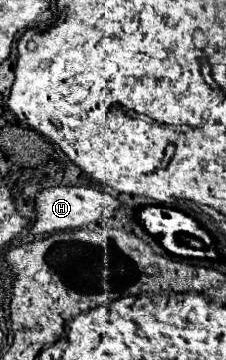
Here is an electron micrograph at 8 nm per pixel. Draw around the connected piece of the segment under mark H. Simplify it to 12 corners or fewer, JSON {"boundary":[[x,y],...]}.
{"boundary":[[50,187],[34,197],[30,233],[94,223],[118,201],[92,187]]}

